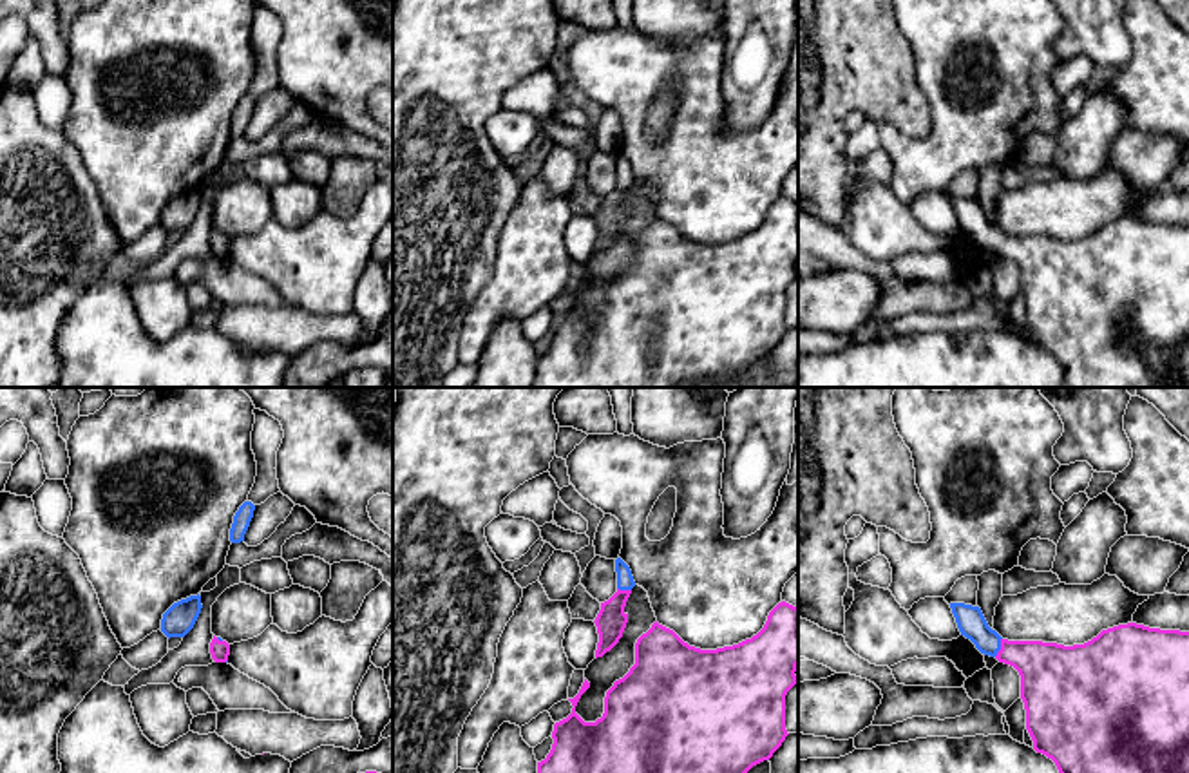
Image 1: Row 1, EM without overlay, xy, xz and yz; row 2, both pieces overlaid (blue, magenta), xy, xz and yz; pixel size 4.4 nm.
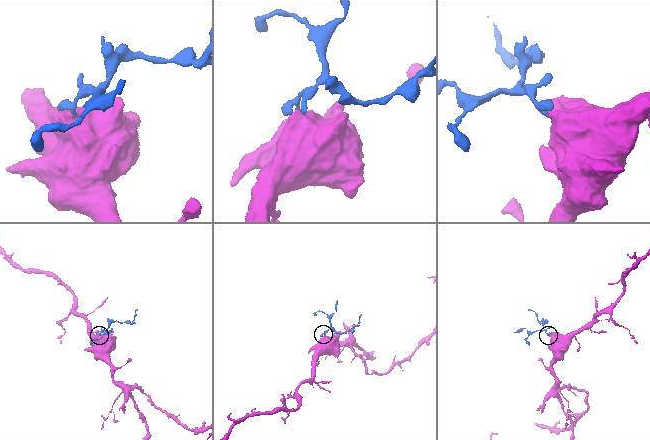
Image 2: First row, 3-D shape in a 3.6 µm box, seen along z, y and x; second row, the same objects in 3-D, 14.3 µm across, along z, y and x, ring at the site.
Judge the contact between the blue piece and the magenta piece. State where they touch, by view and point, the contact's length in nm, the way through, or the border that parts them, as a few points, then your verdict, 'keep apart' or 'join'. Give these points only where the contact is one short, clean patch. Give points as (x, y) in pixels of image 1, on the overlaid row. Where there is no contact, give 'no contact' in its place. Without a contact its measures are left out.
yz (999, 647) | 90 nm | across yz (970, 621), (999, 647), (1034, 659), (1048, 672) | join

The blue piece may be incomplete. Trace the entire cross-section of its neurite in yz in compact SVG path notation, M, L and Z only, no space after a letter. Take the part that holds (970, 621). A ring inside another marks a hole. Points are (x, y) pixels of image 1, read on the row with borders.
M950 603L950 608L961 635L1019 672L1033 749L1051 759L1059 773L1189 773L1189 632L1127 623L1073 646L1008 641L988 626L979 606Z

